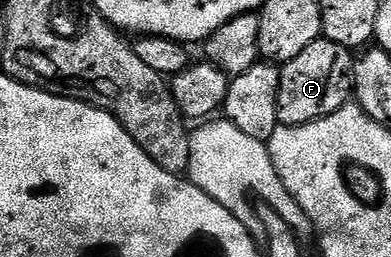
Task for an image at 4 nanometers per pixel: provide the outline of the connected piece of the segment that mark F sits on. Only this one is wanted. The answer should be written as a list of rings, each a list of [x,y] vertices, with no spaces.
[[[322,36],[309,44],[305,52],[282,63],[279,72],[281,88],[277,92],[277,120],[280,126],[309,124],[348,105],[353,98],[354,72],[355,58],[352,51],[346,50],[341,44],[328,42]]]

